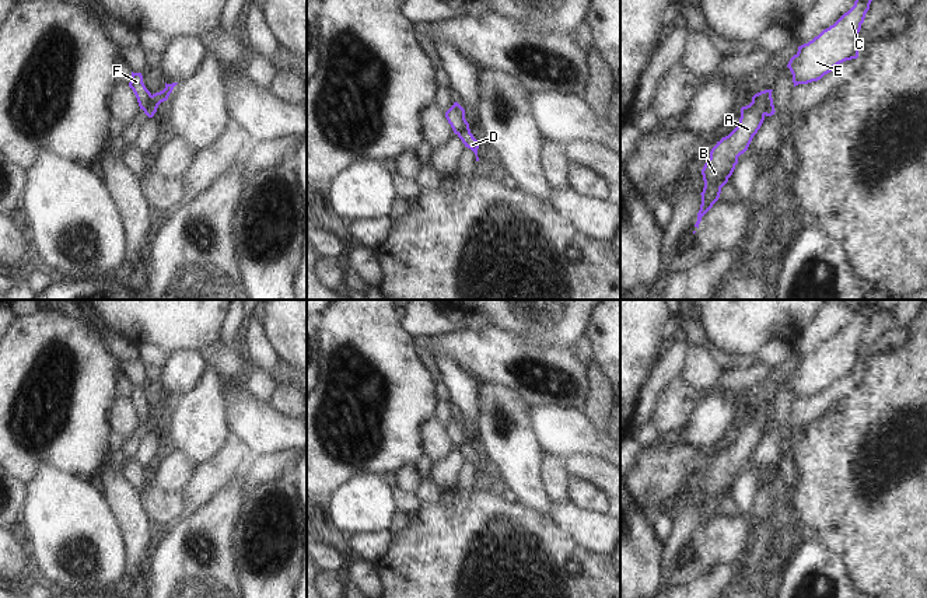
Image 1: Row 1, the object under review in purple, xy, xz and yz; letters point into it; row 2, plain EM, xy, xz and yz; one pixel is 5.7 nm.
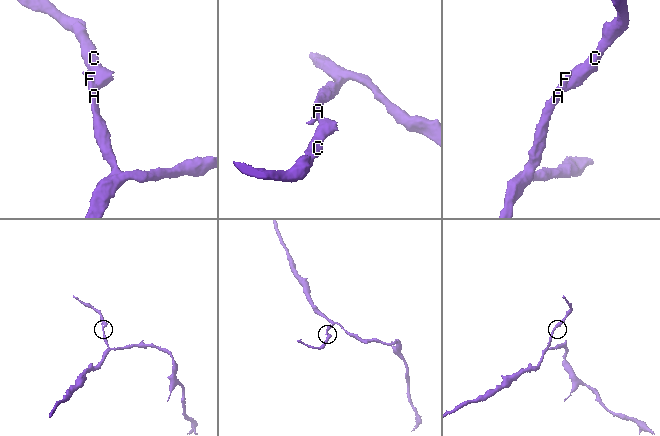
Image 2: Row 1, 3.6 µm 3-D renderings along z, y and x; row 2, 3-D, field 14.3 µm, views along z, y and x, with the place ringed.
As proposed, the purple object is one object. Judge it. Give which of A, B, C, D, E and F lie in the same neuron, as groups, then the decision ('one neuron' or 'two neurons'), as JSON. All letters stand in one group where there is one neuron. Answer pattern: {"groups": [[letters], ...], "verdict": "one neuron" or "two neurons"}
{"groups": [["A", "B", "F"], ["C", "D", "E"]], "verdict": "two neurons"}

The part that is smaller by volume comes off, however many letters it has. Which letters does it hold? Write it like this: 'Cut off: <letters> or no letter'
Cut off: C, D, E

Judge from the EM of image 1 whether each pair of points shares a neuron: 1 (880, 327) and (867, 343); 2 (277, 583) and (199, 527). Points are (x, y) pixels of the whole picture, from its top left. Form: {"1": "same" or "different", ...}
{"1": "same", "2": "different"}

